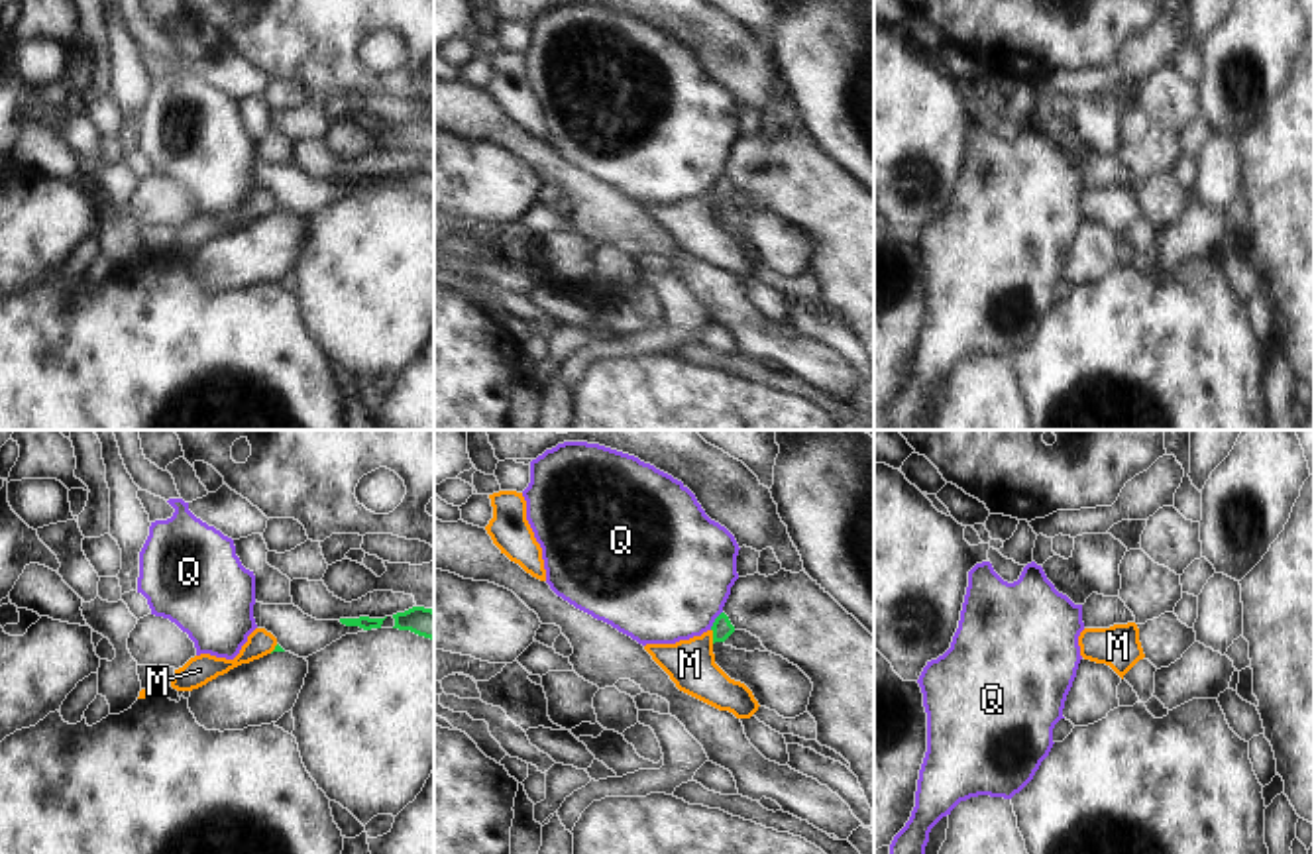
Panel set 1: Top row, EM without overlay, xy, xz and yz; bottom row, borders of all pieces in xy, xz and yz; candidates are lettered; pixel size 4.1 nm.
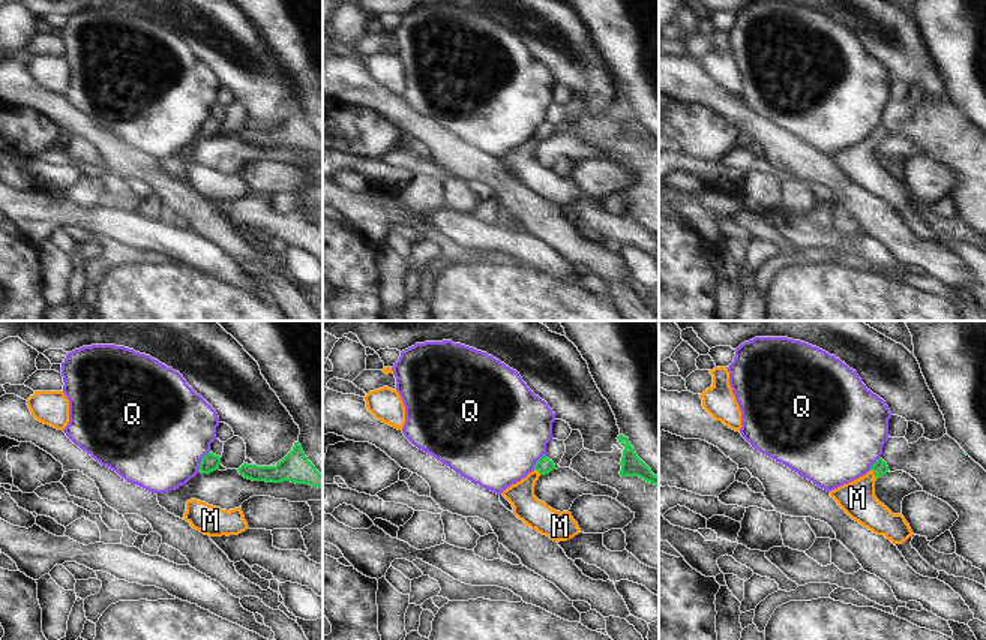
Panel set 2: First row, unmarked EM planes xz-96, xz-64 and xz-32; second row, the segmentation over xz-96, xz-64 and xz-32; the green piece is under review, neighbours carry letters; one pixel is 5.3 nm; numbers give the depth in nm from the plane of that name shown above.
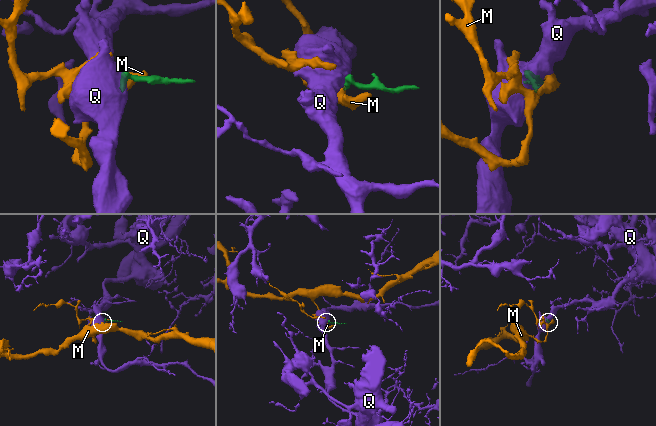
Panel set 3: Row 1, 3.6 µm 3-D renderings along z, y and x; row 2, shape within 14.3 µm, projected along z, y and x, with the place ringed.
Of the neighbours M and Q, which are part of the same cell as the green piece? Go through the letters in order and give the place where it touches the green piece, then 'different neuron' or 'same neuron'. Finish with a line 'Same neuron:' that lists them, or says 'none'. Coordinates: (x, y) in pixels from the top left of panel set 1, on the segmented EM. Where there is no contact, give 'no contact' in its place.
M: xz (713, 637) | same neuron
Q: xz (715, 621) | different neuron
Same neuron: M

